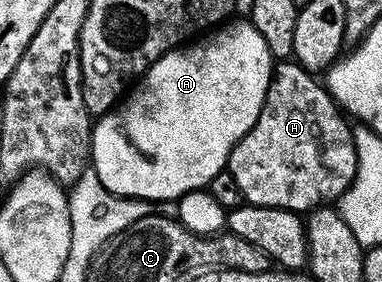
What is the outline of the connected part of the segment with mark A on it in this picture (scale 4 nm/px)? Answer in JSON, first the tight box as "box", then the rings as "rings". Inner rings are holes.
{"box":[90,21,272,205],"rings":[[[249,21],[234,22],[160,57],[133,84],[117,110],[106,112],[93,124],[90,163],[104,189],[123,199],[141,199],[157,205],[161,199],[177,201],[189,191],[201,191],[221,171],[223,174],[230,151],[252,129],[264,105],[272,74],[272,56],[268,45],[264,45],[264,37],[256,33]]]}

